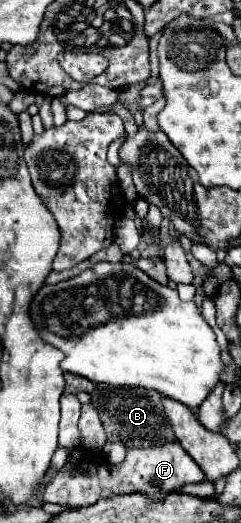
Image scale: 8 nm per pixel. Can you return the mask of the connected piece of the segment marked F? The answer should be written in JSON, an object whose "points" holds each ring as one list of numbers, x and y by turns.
{"points":[[75,395,61,397,61,421,59,421,59,445,69,449,69,461,75,465,73,471,59,471,51,483,45,487,43,501,57,503,63,507,85,507,87,503,95,503,105,497,125,495,125,493,147,493,155,501,163,499,167,493,177,491,183,483,203,483,205,475,197,469,195,461,181,449,179,441,167,441,163,445,155,445,149,449,129,449,127,457,119,465,109,465,103,455,89,455,81,449,79,441,79,409,81,403]]}

